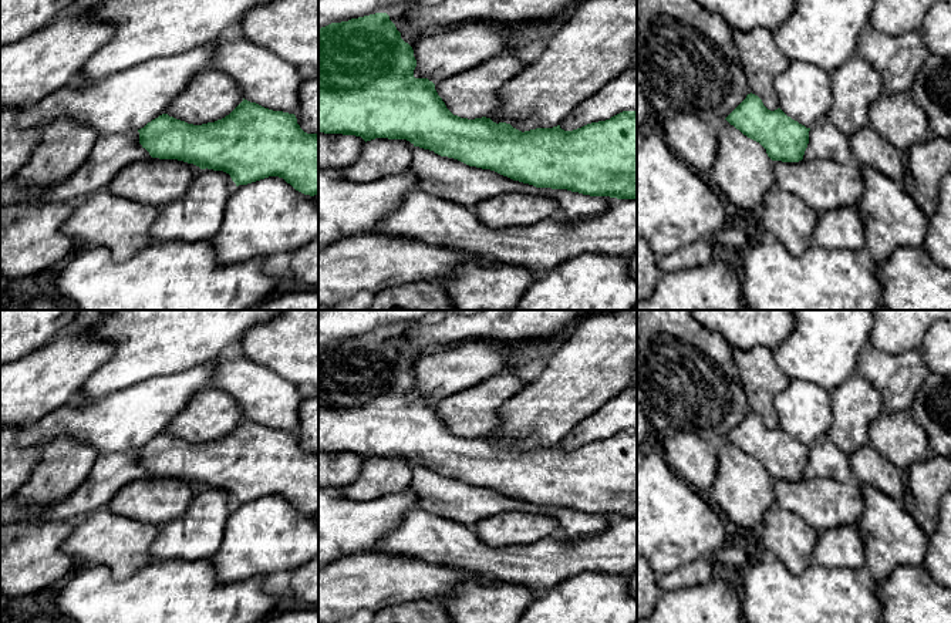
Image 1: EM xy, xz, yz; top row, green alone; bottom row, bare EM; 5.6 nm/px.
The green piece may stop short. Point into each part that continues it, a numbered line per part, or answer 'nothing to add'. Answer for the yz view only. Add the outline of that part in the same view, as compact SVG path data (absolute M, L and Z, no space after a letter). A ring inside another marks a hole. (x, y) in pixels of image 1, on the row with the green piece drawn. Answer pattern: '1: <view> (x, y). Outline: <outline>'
1: yz (825, 141). Outline: M819 122L809 131L809 144L803 159L832 159L837 164L853 161L849 138L827 122Z

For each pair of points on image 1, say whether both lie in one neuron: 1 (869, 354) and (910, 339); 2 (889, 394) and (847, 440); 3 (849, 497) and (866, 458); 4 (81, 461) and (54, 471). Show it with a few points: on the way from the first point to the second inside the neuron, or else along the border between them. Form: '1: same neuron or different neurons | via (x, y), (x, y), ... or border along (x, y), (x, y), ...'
1: different neurons | border along (869, 342), (887, 353), (916, 350)
2: same neuron | via (876, 403), (852, 427)
3: different neurons | border along (853, 478), (859, 484)
4: same neuron | via (74, 461), (68, 461), (61, 468)

